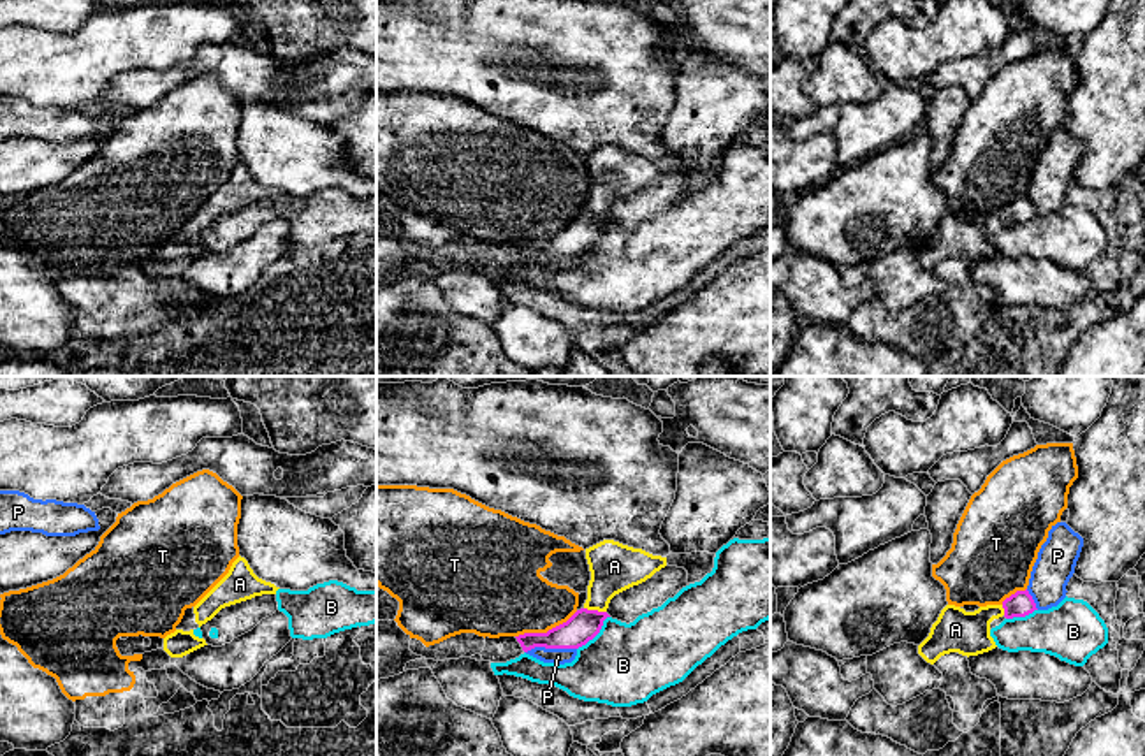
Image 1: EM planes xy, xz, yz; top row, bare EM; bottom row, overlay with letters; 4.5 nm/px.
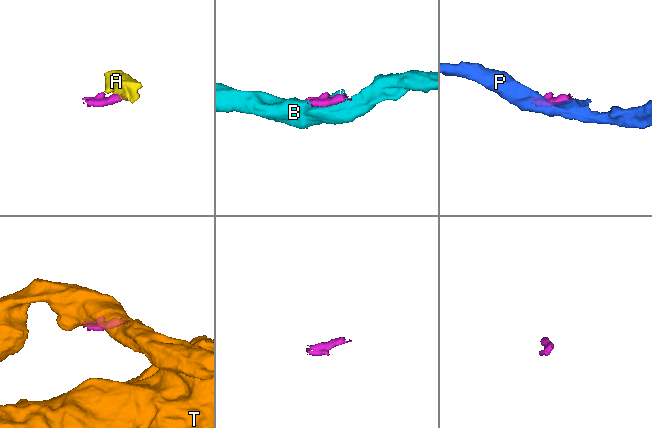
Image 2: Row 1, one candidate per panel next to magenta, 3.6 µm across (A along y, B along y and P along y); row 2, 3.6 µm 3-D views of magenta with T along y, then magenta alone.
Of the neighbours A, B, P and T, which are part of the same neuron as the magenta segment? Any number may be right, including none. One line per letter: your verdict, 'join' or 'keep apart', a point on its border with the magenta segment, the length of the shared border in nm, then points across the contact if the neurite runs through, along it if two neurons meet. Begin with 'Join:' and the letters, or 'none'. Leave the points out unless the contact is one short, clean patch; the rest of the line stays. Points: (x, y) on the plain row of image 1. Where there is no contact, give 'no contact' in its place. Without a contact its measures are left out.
Join: A
A: join; contact xz (595, 217); length 110 nm; way xz (584, 231), (595, 217), (598, 199), (614, 173)
B: keep apart; contact xz (595, 241); length 220 nm
P: keep apart; contact xz (551, 254); length 240 nm; border xz (576, 254), (532, 254), (526, 259)
T: keep apart; contact xz (547, 238); length 320 nm

